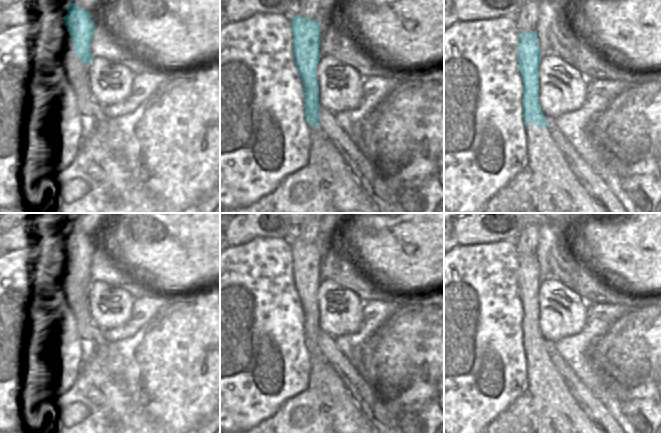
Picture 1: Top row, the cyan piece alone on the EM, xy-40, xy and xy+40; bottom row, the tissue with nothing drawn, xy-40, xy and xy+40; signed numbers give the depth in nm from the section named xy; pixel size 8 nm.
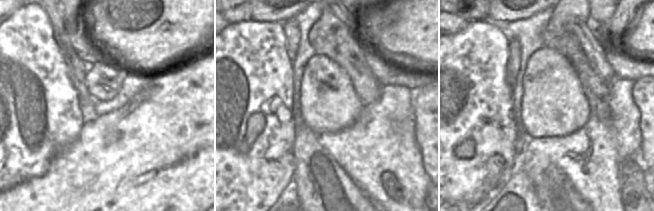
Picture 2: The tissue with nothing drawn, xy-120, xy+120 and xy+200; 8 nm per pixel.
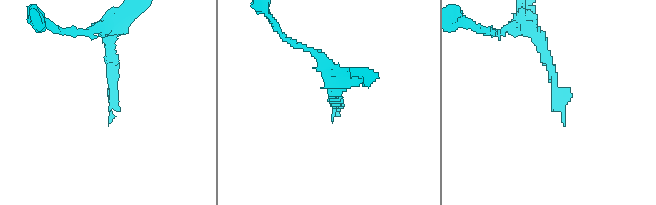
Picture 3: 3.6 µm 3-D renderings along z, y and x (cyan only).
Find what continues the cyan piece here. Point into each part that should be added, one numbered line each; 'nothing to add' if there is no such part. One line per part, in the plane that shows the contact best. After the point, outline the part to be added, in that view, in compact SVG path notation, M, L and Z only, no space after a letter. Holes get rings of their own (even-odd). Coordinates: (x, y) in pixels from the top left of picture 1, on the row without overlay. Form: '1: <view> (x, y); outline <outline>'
1: xy+40 (554, 409); outline M529 346L525 356L529 382L527 393L531 396L531 422L535 433L603 433L579 406L551 362L548 351L538 351Z

